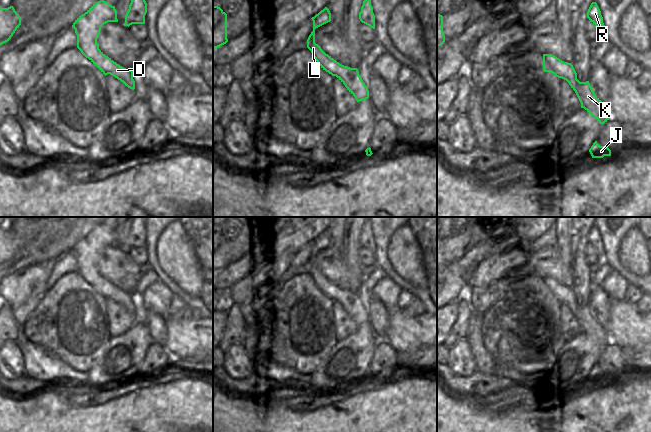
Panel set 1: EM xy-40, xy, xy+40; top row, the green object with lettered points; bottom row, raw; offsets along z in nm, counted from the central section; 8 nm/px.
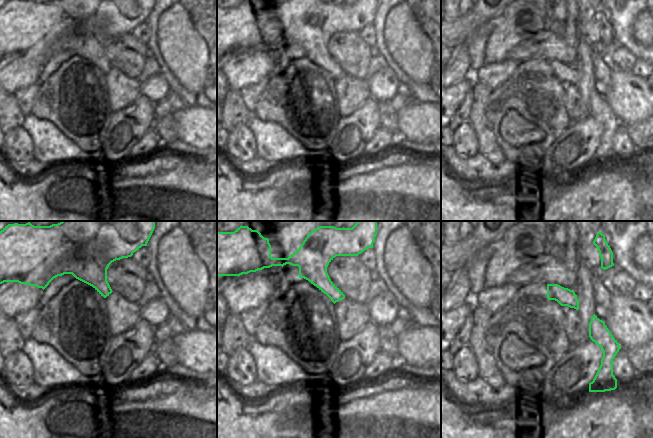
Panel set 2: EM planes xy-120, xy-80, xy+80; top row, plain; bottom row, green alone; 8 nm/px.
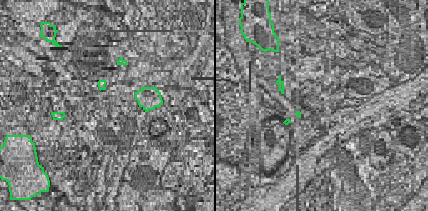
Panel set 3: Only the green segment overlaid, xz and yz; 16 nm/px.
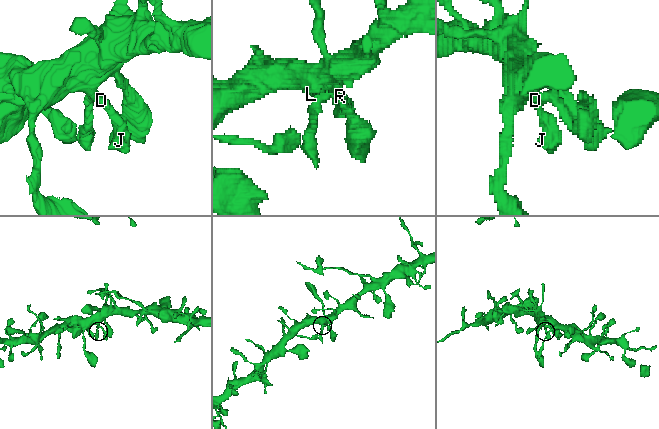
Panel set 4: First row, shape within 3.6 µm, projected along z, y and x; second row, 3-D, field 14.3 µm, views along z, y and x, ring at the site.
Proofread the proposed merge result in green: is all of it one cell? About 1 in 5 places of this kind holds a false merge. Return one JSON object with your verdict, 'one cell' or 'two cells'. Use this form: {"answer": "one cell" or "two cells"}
{"answer": "one cell"}

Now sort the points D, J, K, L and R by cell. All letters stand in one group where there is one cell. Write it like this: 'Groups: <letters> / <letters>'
Groups: D J K L R.

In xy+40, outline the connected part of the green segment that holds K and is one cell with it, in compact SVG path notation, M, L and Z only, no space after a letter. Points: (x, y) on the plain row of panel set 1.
M543 278L543 294L566 304L575 315L581 332L596 342L600 348L604 348L611 342L605 326L595 319L589 305L580 306L577 303L577 297L571 287L564 286L552 278Z

